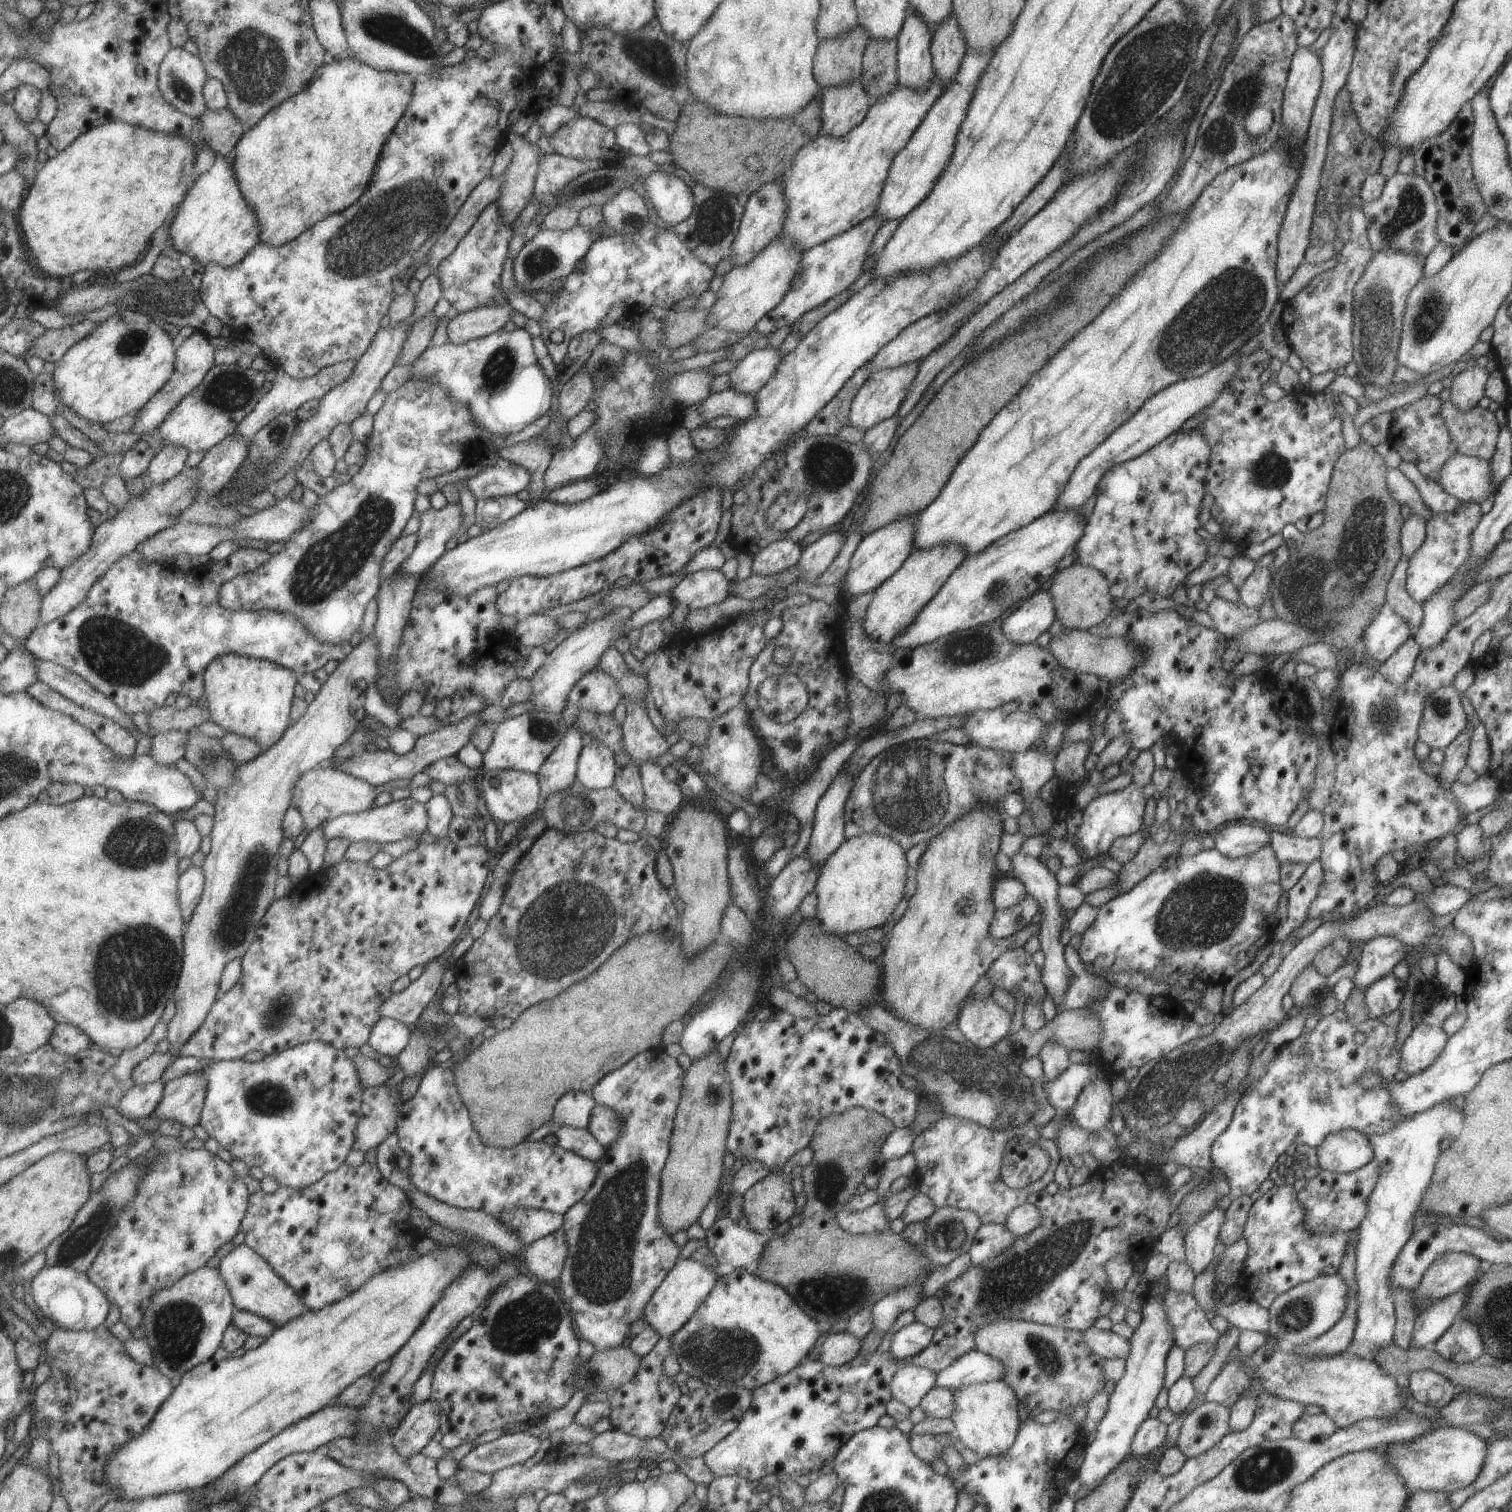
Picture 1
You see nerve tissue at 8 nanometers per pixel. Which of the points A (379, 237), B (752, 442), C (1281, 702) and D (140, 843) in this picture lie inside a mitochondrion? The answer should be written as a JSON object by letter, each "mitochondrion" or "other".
{"A":"mitochondrion","B":"other","C":"other","D":"mitochondrion"}

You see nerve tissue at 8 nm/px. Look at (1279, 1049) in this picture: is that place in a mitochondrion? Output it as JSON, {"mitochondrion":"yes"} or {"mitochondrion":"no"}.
{"mitochondrion":"no"}

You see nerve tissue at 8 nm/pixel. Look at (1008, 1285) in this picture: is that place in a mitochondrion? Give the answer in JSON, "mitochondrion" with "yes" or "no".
{"mitochondrion":"yes"}

